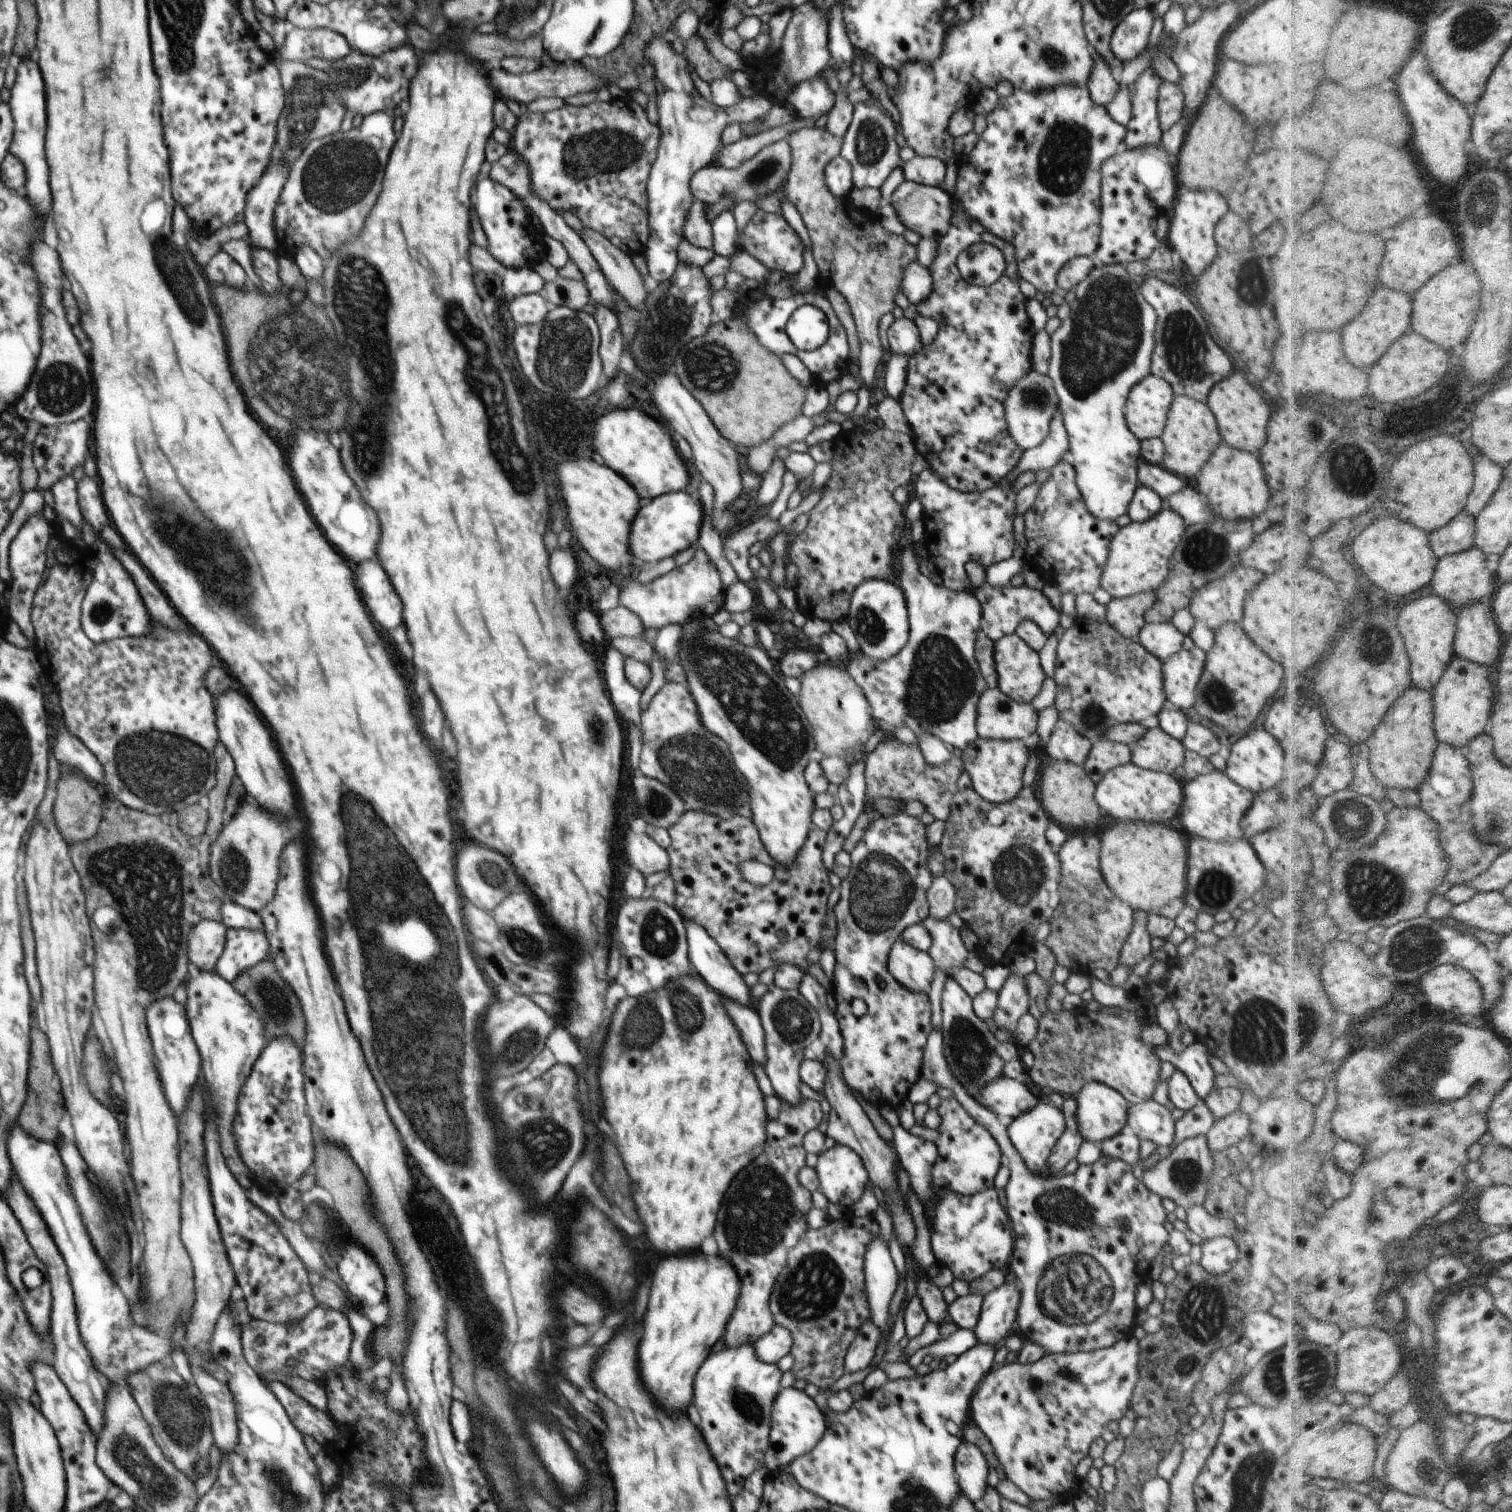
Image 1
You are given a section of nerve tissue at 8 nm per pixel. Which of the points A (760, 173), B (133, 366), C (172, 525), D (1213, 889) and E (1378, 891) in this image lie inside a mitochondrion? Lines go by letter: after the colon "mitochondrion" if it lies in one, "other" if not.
A: mitochondrion
B: other
C: mitochondrion
D: mitochondrion
E: mitochondrion

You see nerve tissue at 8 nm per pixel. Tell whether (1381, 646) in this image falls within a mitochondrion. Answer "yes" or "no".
yes

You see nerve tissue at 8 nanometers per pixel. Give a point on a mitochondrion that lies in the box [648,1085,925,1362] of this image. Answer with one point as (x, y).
(757, 1216)

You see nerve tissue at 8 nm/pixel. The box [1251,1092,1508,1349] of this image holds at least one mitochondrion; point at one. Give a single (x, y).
(1372, 1215)

